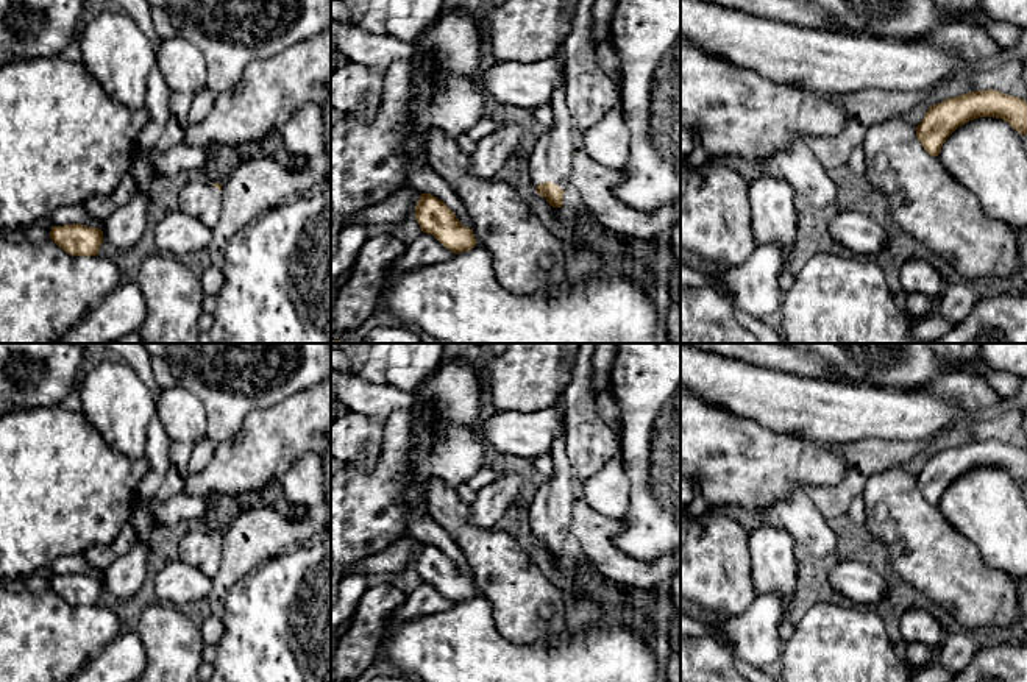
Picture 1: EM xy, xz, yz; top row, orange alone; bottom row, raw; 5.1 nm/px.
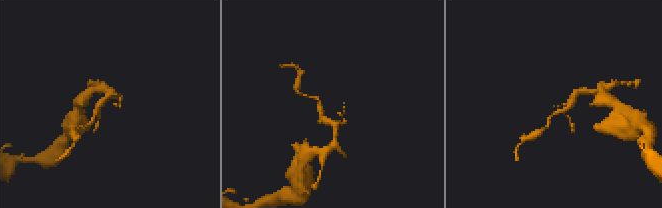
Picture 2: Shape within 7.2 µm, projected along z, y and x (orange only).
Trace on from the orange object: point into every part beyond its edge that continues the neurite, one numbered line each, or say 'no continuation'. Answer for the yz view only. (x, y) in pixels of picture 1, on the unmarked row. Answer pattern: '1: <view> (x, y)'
no continuation

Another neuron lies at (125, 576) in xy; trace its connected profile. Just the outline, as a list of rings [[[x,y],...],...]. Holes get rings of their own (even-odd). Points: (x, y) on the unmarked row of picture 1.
[[[137,543],[126,556],[103,571],[103,590],[119,599],[133,598],[142,587],[148,570],[150,548]]]

